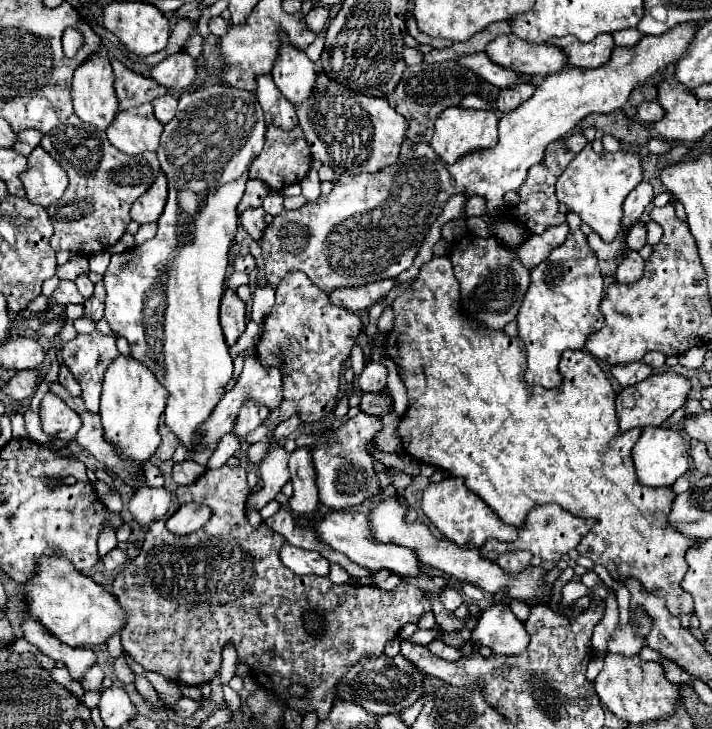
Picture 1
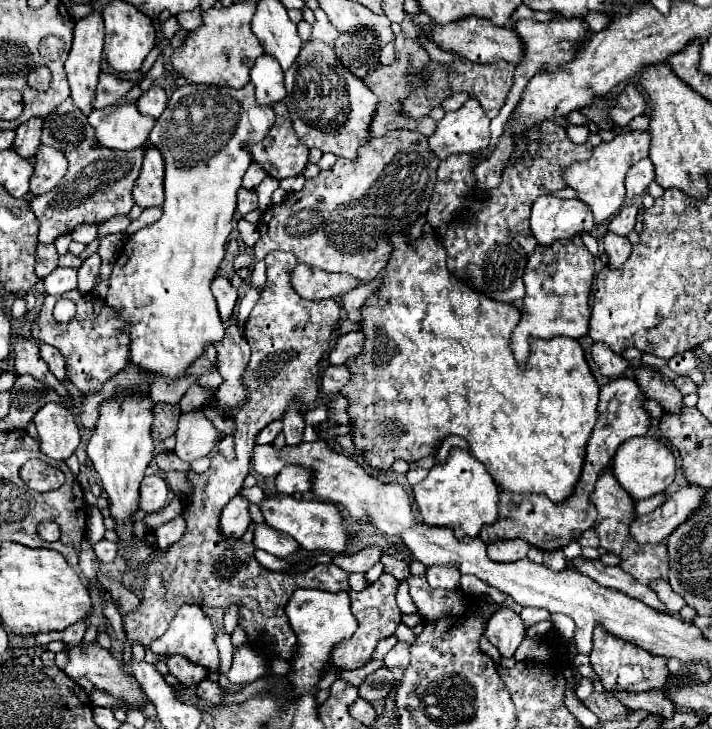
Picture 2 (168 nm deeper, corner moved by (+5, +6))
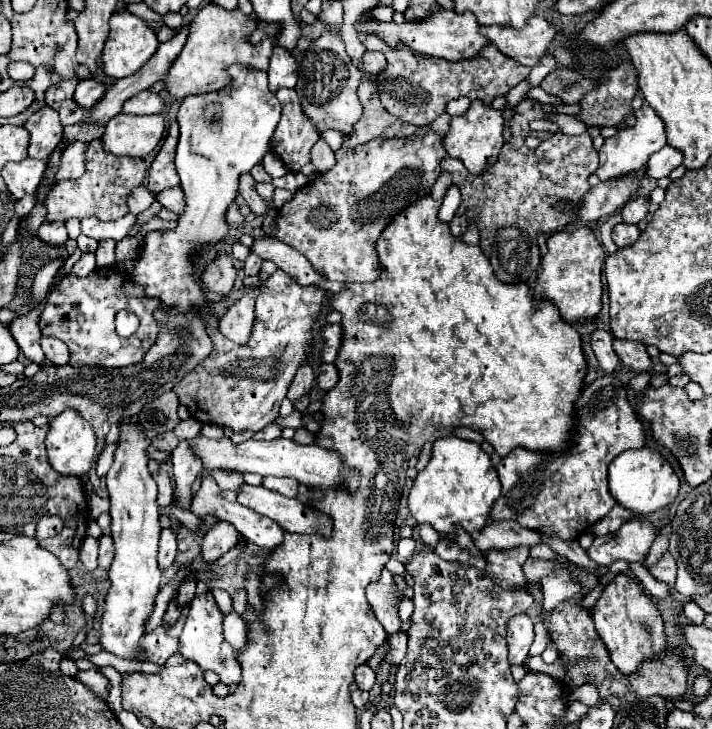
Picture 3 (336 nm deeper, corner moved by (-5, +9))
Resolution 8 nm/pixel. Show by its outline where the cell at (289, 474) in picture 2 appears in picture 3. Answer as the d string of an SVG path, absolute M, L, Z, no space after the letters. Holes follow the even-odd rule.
M264 477L262 485L274 493L280 493L284 497L296 497L298 493L298 481L296 479L278 479L278 477Z

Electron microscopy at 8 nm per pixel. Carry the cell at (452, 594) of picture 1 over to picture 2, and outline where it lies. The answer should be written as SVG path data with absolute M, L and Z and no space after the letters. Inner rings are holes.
M430 566L426 578L432 588L458 588L460 584L460 572L456 566Z

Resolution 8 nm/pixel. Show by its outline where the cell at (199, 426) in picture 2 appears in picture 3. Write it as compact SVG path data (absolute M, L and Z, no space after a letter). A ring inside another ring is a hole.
M178 443L178 447L172 451L172 473L176 483L176 507L190 509L192 501L192 483L202 471L202 463L194 457L190 447L186 443Z

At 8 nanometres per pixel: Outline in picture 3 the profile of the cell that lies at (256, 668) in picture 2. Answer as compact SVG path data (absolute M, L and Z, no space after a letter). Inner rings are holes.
M236 611L226 613L224 617L224 637L226 641L234 647L234 649L244 649L246 643L246 625L242 621L242 617Z

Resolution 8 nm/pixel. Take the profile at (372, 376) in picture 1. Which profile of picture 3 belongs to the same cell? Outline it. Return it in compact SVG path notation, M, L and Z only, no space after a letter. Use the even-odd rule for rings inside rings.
M322 363L322 365L320 365L318 379L316 379L316 385L318 385L320 389L328 391L328 389L334 387L336 381L338 381L338 369L336 369L334 365L326 365L326 363Z

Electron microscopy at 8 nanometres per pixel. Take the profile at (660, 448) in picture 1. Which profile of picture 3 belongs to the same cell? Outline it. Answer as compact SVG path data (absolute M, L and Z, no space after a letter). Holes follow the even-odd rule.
M630 449L622 455L618 455L610 463L610 475L608 475L610 495L616 499L616 503L636 515L648 515L654 513L666 505L670 505L678 497L678 475L666 463L656 451L652 449Z

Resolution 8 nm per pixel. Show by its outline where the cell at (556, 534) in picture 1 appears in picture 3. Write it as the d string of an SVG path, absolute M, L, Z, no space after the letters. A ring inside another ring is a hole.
M604 375L584 385L574 401L572 445L568 449L562 453L532 453L518 447L500 459L496 471L502 483L502 495L490 519L512 519L526 529L560 535L564 541L578 539L614 507L608 491L608 465L612 459L622 451L640 447L644 447L644 425L628 401L626 389L610 381L610 375Z

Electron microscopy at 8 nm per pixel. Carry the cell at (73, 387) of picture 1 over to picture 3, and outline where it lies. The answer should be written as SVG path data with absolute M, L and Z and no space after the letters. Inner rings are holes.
M42 337L40 345L42 345L42 351L46 355L46 361L50 361L52 365L66 365L68 363L70 353L62 341L52 339L52 337Z

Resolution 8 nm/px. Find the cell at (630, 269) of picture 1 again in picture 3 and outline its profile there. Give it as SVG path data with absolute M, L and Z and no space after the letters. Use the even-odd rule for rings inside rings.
M618 223L614 229L612 229L612 239L618 247L626 247L626 245L632 245L640 235L640 229L638 225L626 225L626 223Z

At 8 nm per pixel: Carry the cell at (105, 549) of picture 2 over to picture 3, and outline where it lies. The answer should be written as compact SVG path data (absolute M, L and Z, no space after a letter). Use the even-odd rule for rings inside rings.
M102 535L100 537L100 551L98 551L98 565L102 569L108 569L112 559L114 559L114 545L110 541L110 535Z

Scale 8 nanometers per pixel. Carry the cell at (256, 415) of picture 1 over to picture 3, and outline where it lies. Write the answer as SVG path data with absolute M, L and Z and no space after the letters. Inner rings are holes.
M254 287L250 293L242 295L220 319L220 333L242 345L248 341L254 321L254 301L260 293L260 287Z

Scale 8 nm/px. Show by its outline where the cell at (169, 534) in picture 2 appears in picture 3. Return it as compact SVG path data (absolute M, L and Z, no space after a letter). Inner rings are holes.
M164 529L160 543L158 543L158 567L160 567L160 571L170 567L174 563L174 557L176 557L176 535L174 535L174 531Z

